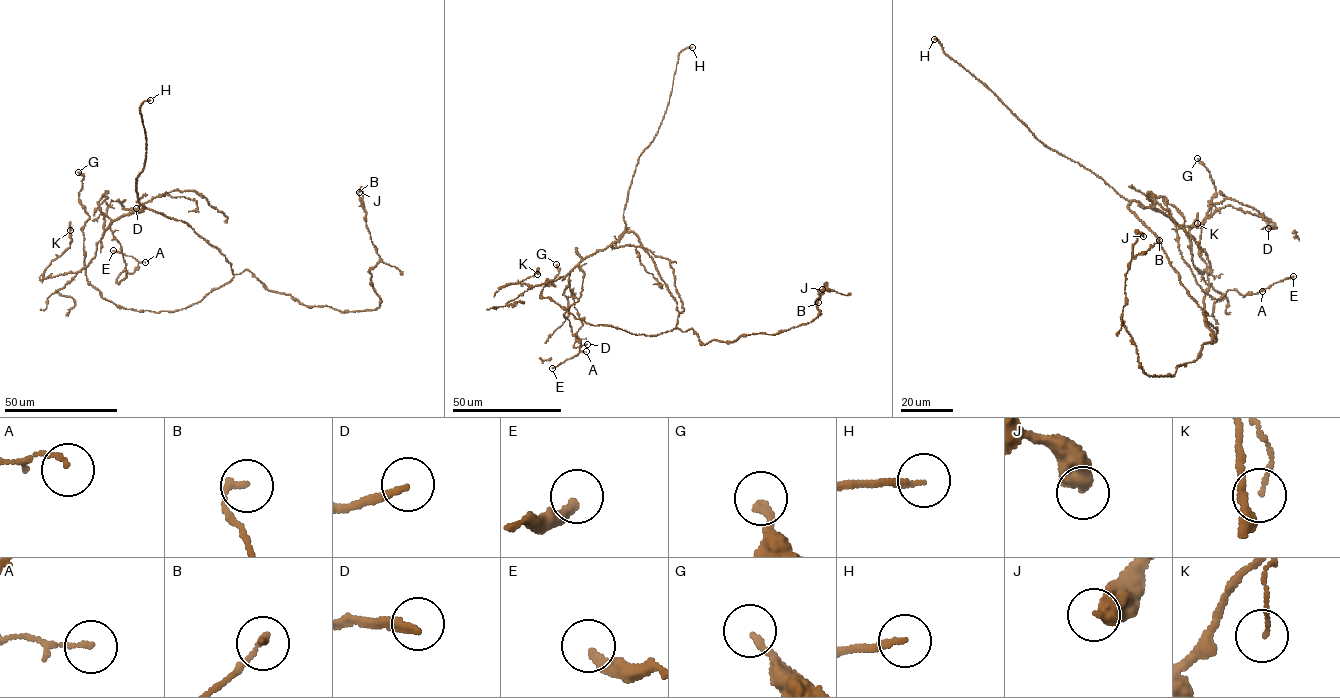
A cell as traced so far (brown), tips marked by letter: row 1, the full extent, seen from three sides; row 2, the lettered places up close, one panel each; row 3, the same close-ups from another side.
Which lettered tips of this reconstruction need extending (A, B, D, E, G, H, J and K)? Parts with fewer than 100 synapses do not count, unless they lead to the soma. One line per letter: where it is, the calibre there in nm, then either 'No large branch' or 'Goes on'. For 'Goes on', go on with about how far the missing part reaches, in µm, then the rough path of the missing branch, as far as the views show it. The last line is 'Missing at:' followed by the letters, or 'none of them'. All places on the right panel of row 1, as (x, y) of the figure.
A: Place: (1262, 291). Thickness 110 nm. No large branch
B: Place: (1159, 240). Thickness 180 nm. No large branch
D: Place: (1268, 228). Thickness 240 nm. No large branch
E: Place: (1293, 276). Thickness 300 nm. No large branch
G: Place: (1197, 158). Thickness 200 nm. No large branch
H: Place: (934, 39). Thickness 170 nm. No large branch
J: Place: (1143, 236). Thickness 550 nm. No large branch
K: Place: (1197, 223). Thickness 100 nm. No large branch
Missing at: none of them

